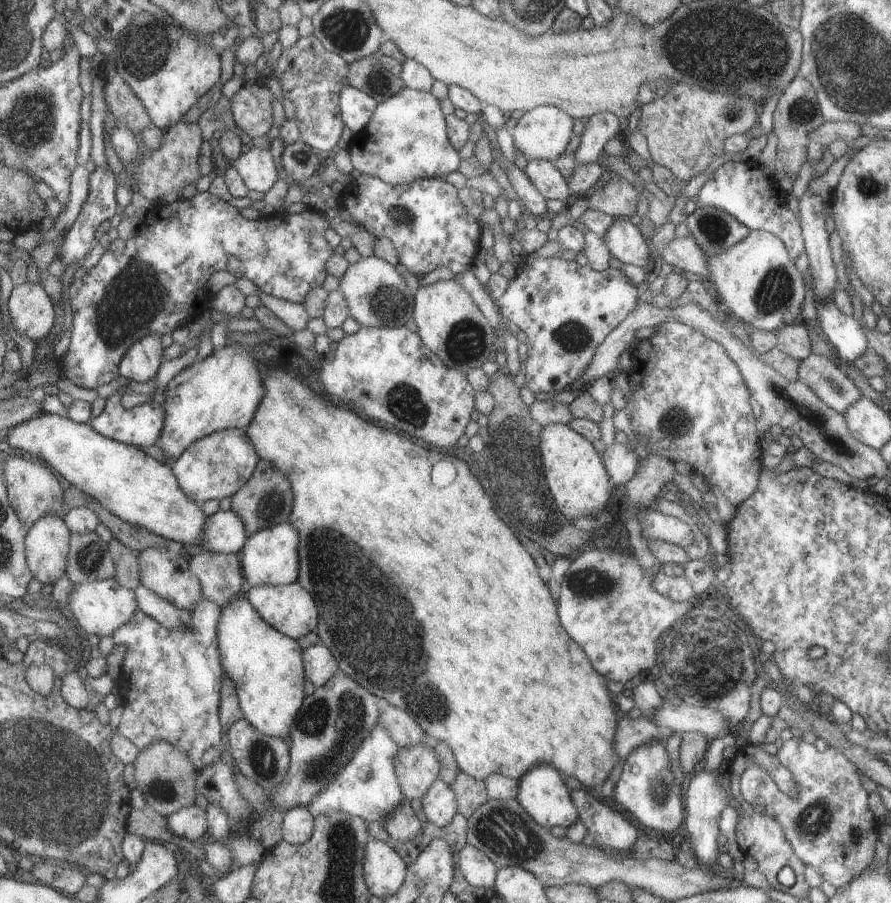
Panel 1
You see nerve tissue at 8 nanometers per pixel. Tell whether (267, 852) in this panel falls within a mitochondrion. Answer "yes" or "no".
no

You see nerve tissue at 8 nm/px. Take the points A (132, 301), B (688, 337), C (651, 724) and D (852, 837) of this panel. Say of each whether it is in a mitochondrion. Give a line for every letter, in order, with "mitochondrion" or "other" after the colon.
A: mitochondrion
B: other
C: other
D: mitochondrion

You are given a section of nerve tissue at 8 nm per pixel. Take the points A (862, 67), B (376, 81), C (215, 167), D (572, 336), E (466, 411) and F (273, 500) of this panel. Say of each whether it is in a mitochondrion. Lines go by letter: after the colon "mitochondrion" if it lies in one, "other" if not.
A: mitochondrion
B: mitochondrion
C: other
D: mitochondrion
E: other
F: mitochondrion

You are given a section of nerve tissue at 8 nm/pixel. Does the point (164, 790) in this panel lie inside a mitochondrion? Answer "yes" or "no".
yes

